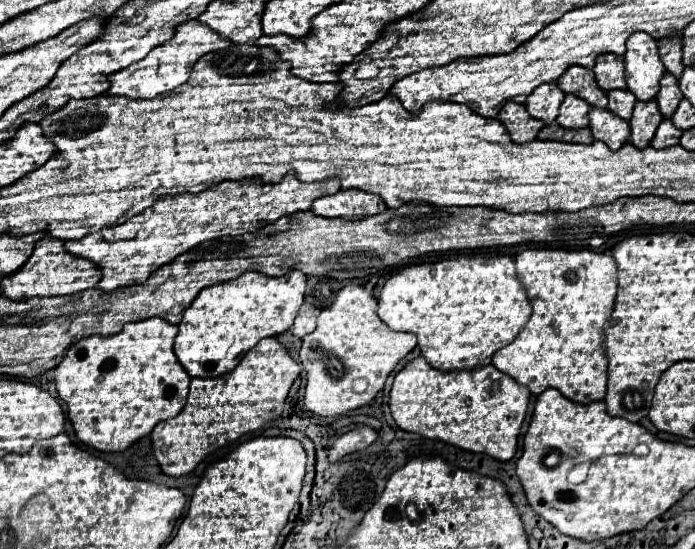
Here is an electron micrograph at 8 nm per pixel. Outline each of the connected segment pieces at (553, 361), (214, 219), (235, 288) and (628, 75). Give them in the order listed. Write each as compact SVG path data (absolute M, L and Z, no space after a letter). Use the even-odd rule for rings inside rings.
M527 248L517 258L517 276L527 290L533 314L519 336L493 354L493 366L527 386L533 394L545 388L557 388L573 402L589 404L605 398L607 388L607 350L603 330L613 314L617 280L615 260L604 252L593 250L559 250L559 248Z
M287 174L277 184L253 182L219 182L199 194L163 196L145 212L129 218L127 222L99 232L87 234L81 240L67 240L65 250L75 258L87 258L101 270L97 288L103 292L117 290L127 284L143 284L153 270L173 262L179 254L199 246L205 240L221 236L238 236L253 232L285 214L309 210L315 198L339 192L339 180L305 184L293 174Z
M289 270L279 278L243 272L235 280L203 288L179 324L175 338L177 360L193 378L215 378L231 372L259 340L277 336L293 326L305 298L305 282L307 276L301 270Z
M633 32L627 40L625 52L625 80L627 88L637 100L651 100L659 92L659 80L665 66L659 58L657 42L645 32Z

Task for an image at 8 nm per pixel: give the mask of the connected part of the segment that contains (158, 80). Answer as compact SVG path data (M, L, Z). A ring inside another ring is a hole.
M189 20L189 24L181 24L177 28L177 34L173 34L173 40L169 44L161 44L161 48L153 48L145 60L131 64L129 68L123 68L121 72L115 72L109 76L109 90L105 96L127 96L127 98L157 98L159 94L171 92L183 82L187 82L193 64L199 60L199 56L213 52L213 50L223 50L229 48L231 42L209 30L205 24L199 24L197 20Z

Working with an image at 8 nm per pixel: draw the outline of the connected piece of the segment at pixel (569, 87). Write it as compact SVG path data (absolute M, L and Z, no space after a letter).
M581 66L567 68L563 76L557 80L557 84L565 94L575 94L585 102L589 102L589 106L599 106L599 108L607 106L607 94L597 86L593 72L587 68Z

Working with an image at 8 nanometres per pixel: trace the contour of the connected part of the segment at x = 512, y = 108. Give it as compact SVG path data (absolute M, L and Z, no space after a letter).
M507 102L499 110L497 120L505 126L511 140L517 142L517 144L525 144L525 142L535 140L537 132L545 126L543 120L537 120L537 118L529 116L527 108L523 104L517 104L517 102Z

